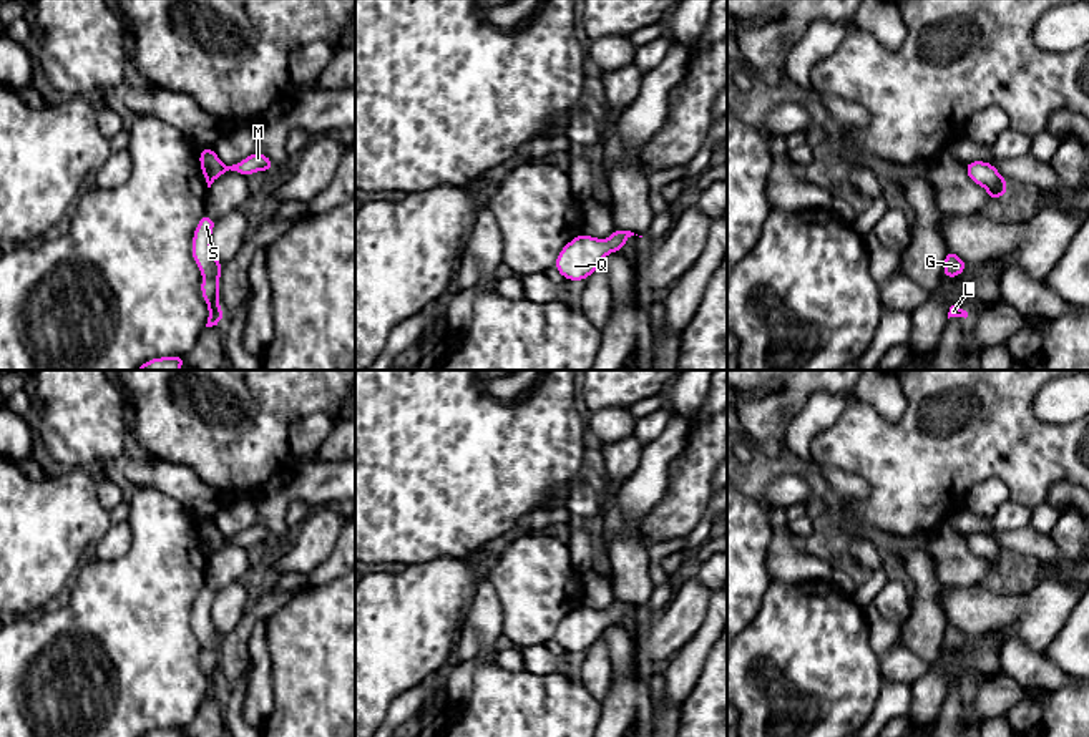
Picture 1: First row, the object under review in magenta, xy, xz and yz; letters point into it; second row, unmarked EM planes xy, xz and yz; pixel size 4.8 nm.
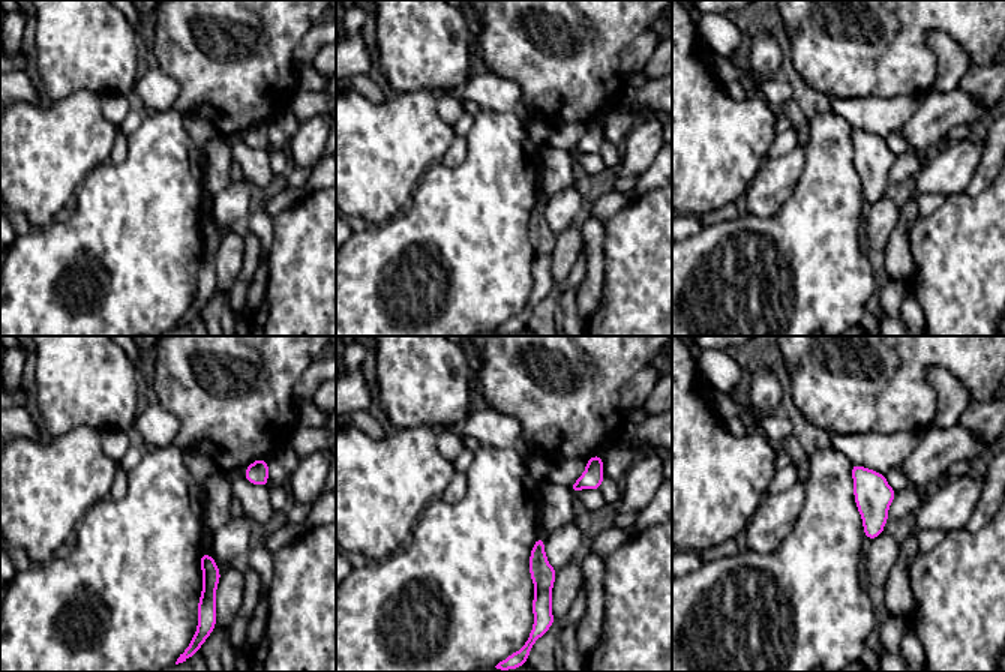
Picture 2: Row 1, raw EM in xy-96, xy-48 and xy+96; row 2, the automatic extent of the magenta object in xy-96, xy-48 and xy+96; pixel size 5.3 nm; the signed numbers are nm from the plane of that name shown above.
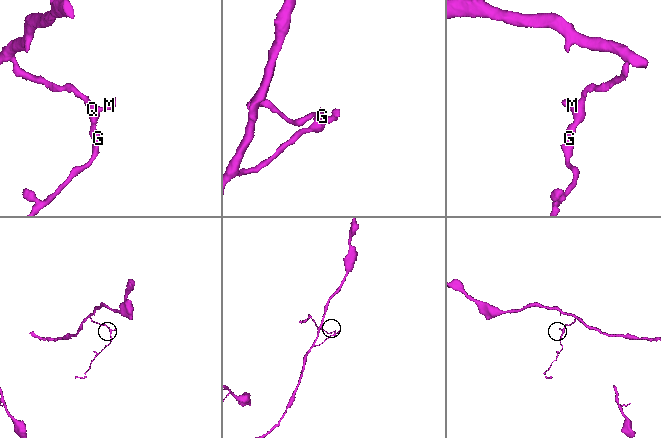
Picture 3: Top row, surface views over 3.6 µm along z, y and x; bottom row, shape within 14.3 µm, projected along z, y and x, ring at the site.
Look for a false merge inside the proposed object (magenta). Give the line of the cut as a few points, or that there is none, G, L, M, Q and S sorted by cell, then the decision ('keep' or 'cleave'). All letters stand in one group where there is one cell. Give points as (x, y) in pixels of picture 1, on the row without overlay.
no cut; G L M Q S; keep

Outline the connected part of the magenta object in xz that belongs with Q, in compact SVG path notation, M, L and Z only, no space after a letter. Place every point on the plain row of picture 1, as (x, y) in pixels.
M619 599L608 611L581 604L559 622L554 639L566 652L586 652L608 626L623 622L631 608L634 604Z

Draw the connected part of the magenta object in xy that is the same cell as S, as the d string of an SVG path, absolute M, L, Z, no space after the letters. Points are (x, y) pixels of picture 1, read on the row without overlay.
M204 586L194 601L191 617L194 634L203 646L201 667L206 672L209 682L206 699L221 696L224 689L224 684L219 677L219 649L224 636L216 631L211 617L211 606L214 598L216 593Z

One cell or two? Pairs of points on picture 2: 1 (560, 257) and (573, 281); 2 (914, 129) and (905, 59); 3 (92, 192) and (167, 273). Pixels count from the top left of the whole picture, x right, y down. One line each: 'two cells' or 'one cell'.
1: two cells
2: two cells
3: one cell

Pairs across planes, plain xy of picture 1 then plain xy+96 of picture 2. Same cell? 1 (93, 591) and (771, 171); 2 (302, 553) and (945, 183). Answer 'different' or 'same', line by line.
1: different
2: same

